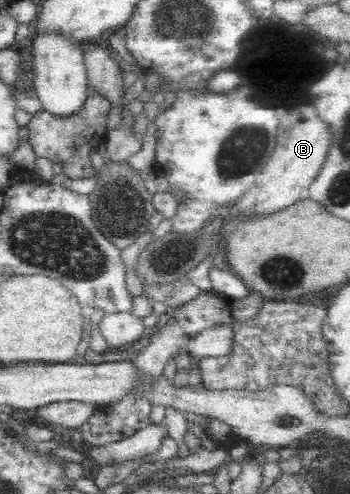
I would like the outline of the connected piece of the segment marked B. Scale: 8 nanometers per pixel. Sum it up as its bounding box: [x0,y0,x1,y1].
[232,104,332,215]

